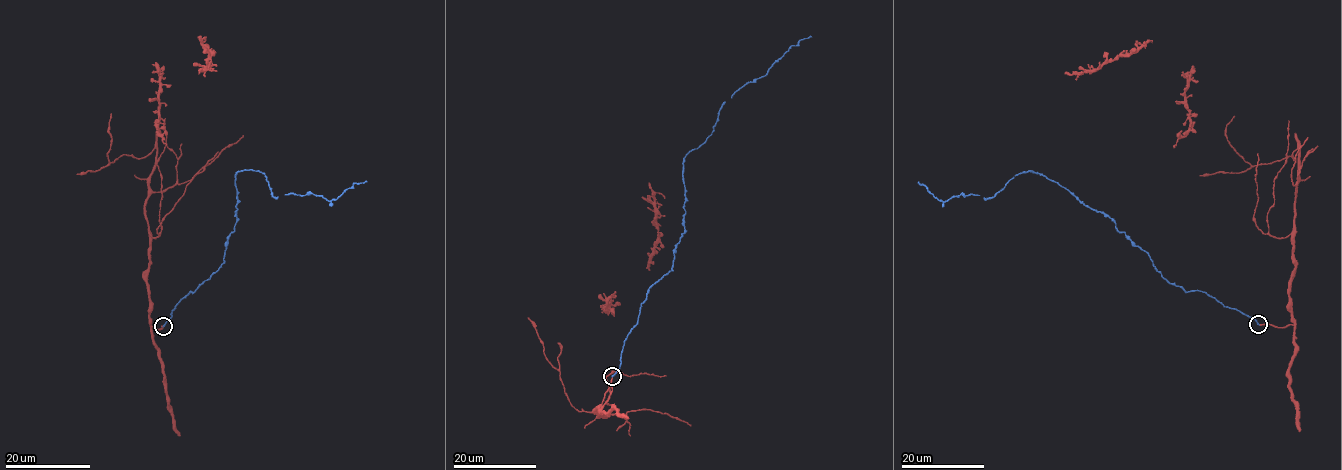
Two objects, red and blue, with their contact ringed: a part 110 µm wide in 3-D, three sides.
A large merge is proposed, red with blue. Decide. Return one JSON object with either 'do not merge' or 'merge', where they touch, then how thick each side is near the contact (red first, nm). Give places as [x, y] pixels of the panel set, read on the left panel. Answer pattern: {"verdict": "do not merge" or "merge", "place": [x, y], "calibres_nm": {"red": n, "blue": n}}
{"verdict": "merge", "place": [163, 326], "calibres_nm": {"red": 150, "blue": 200}}

